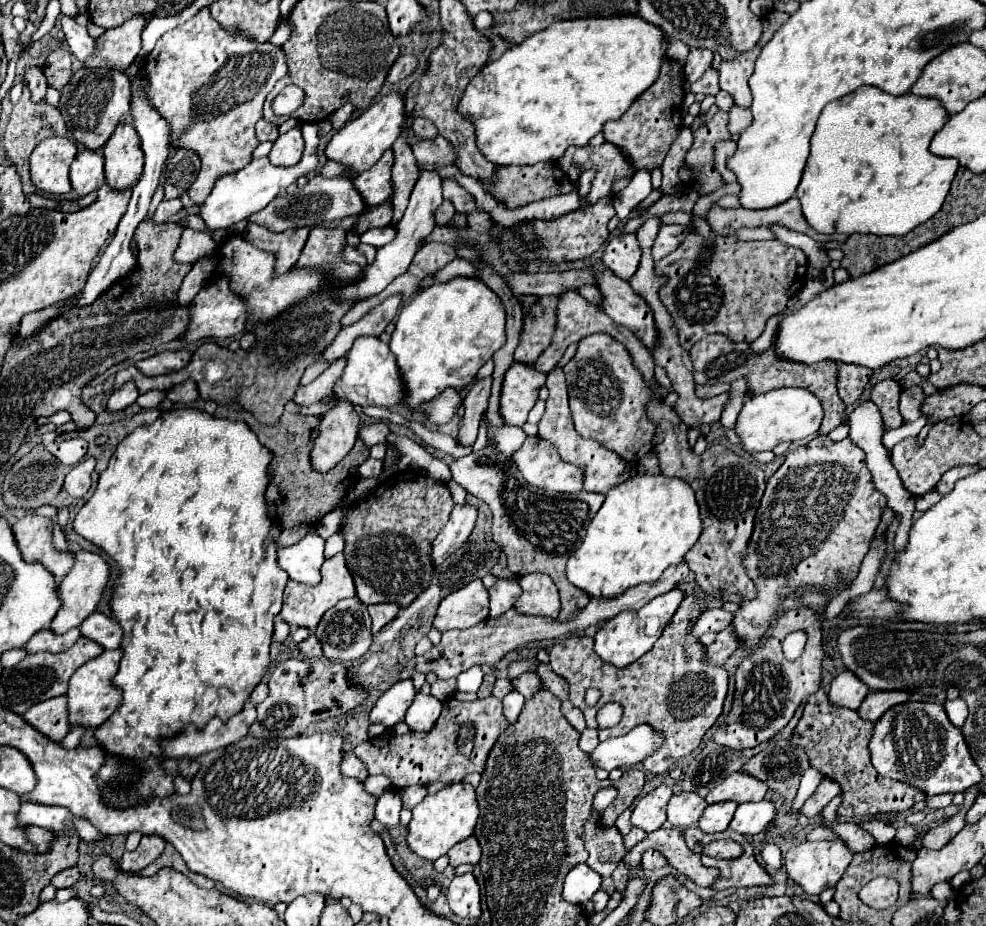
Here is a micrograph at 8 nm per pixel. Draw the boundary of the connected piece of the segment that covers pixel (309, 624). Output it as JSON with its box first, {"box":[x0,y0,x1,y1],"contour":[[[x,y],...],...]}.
{"box":[279,553,355,631],"contour":[[[339,553],[333,559],[327,559],[323,563],[319,585],[303,585],[297,581],[287,583],[285,595],[283,595],[283,609],[281,609],[279,617],[289,625],[297,625],[297,627],[305,627],[305,629],[313,631],[317,627],[317,623],[321,621],[323,613],[327,609],[331,609],[337,601],[347,599],[347,597],[355,597],[355,585],[353,585],[353,577],[345,565],[345,557],[343,557],[343,553]]]}

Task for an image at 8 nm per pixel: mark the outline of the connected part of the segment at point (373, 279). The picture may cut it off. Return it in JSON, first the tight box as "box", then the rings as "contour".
{"box":[333,171,443,303],"contour":[[[421,171],[421,177],[411,193],[411,199],[409,199],[409,207],[403,215],[403,219],[397,223],[397,235],[391,243],[383,245],[377,249],[377,255],[375,255],[375,261],[371,265],[367,265],[367,269],[359,275],[357,281],[349,283],[349,285],[341,285],[337,287],[337,291],[333,291],[333,295],[341,301],[341,303],[349,303],[349,301],[363,301],[367,297],[373,297],[373,295],[379,295],[397,275],[403,275],[407,271],[407,267],[411,265],[415,253],[419,251],[421,243],[425,241],[425,237],[433,231],[435,227],[435,219],[433,219],[433,213],[435,209],[443,203],[443,195],[441,195],[441,177],[437,173],[429,173],[429,171]]]}

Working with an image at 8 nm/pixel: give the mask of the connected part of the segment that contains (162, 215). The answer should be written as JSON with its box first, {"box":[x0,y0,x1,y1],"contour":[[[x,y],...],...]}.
{"box":[153,199,181,223],"contour":[[[173,199],[173,201],[161,201],[159,203],[159,207],[155,209],[155,215],[153,215],[153,221],[155,223],[165,223],[165,221],[169,221],[169,219],[173,219],[179,211],[181,211],[181,199]]]}

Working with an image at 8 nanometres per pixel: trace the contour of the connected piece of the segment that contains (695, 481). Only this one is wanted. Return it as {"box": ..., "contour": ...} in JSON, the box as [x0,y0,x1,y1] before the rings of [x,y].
{"box":[649,401,765,603],"contour":[[[651,401],[649,417],[657,425],[653,449],[657,451],[661,473],[667,477],[677,477],[687,481],[695,491],[701,509],[701,521],[703,521],[701,537],[685,553],[685,561],[689,563],[689,569],[697,577],[697,587],[707,597],[721,601],[743,603],[757,597],[757,589],[749,579],[741,561],[747,555],[749,539],[755,525],[755,513],[759,509],[759,501],[765,491],[763,471],[759,469],[759,465],[751,461],[751,457],[733,453],[719,443],[707,447],[703,455],[695,455],[687,445],[689,427],[685,427],[679,415],[665,403]]]}

